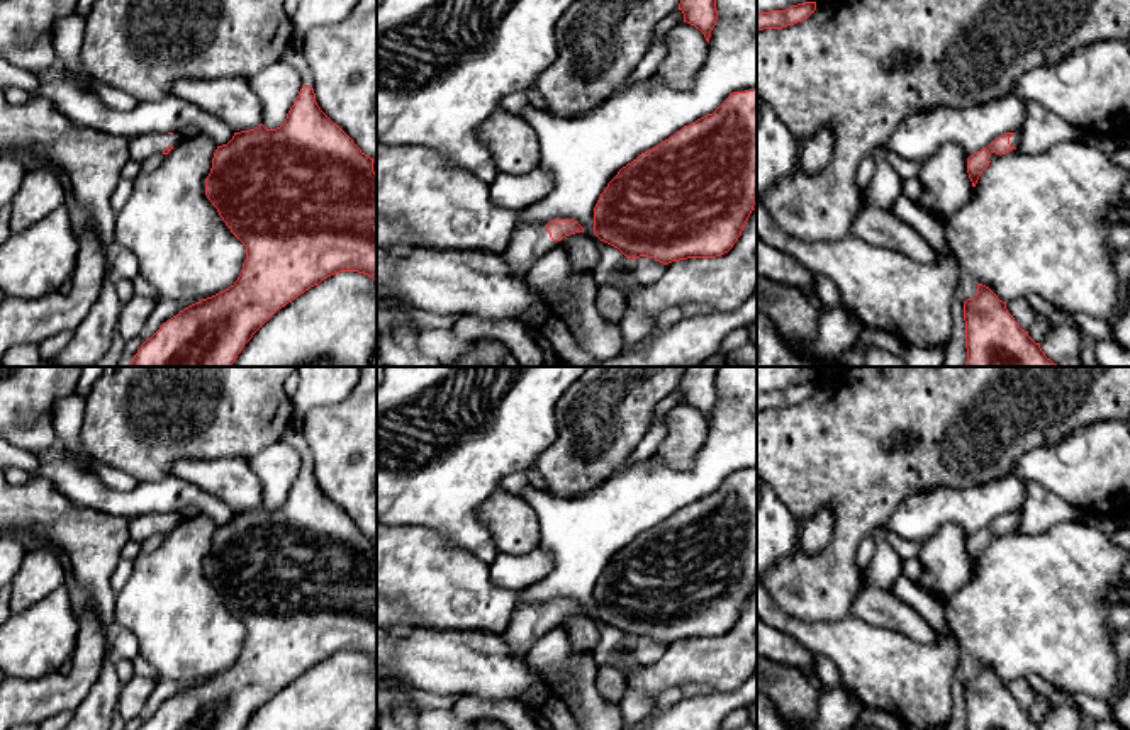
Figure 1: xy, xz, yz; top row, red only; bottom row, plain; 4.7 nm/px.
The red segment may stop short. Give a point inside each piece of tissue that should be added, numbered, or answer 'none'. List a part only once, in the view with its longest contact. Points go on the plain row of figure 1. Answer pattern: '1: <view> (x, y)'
1: xz (528, 623)

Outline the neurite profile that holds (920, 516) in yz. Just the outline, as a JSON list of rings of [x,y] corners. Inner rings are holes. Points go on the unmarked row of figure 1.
[[[1015,475],[969,489],[933,489],[904,499],[884,528],[923,543],[945,525],[955,523],[971,536],[999,516],[1018,513],[1025,496],[1027,486]]]

